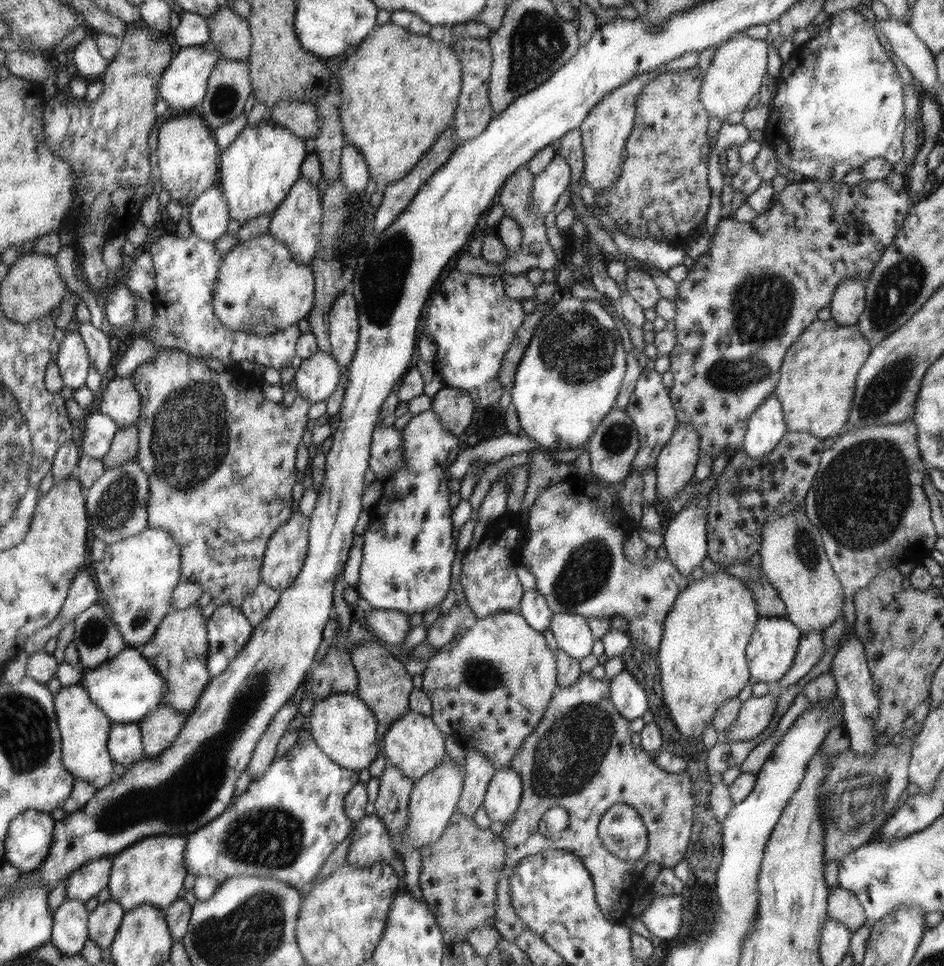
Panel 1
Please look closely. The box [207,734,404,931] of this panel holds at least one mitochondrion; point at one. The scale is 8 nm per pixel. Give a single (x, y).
(270, 838)

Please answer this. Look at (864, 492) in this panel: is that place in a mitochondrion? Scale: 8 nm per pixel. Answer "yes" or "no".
yes

